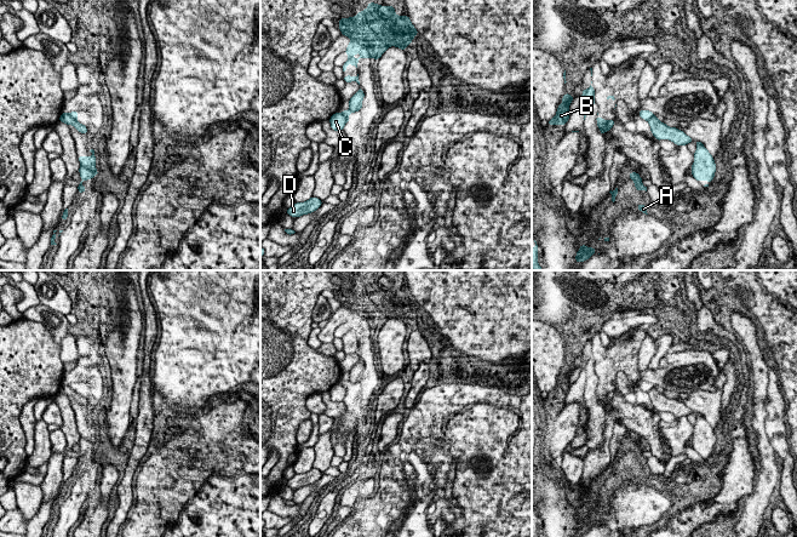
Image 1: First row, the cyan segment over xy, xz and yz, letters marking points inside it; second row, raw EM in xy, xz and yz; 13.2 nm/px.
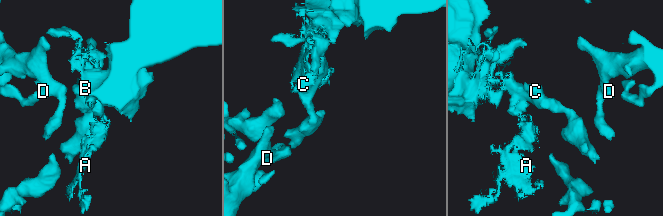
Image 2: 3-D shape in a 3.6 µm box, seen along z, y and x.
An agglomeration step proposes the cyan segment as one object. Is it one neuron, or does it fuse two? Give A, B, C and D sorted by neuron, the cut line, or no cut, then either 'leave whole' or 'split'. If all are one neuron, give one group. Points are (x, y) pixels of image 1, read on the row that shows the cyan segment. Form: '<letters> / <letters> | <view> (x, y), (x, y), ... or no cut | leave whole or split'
A B / C D | xz (340, 113), (347, 121) | split

